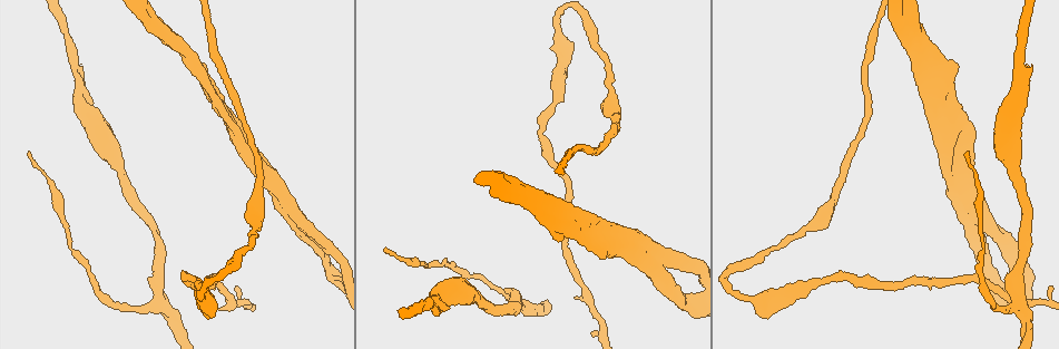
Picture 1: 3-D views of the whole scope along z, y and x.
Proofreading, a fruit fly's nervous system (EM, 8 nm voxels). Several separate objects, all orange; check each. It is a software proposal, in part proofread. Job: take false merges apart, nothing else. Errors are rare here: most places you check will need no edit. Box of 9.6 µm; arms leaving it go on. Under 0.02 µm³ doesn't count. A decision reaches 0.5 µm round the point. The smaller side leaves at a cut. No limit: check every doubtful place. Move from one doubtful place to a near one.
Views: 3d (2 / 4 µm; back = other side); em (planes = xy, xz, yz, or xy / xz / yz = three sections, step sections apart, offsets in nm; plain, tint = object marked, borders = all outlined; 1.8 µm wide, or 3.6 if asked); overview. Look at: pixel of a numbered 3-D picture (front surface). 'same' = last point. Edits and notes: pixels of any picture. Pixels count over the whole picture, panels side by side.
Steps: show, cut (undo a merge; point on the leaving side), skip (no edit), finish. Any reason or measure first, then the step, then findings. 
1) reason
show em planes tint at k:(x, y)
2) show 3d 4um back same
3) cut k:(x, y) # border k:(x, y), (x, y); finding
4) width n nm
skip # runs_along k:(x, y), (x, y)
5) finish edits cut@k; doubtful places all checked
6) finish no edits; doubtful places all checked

three arms meet
show 3d 4um at 1:(655, 269)

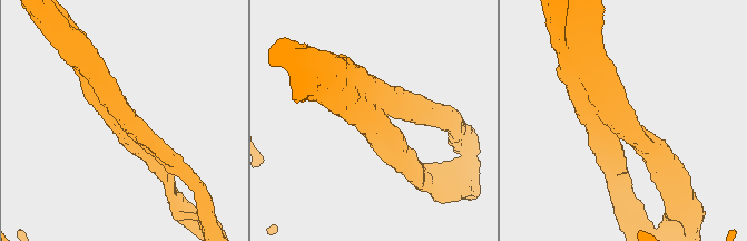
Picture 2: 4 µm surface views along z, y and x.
now the EM
show em yz step 16 plain at 2:(375, 122)

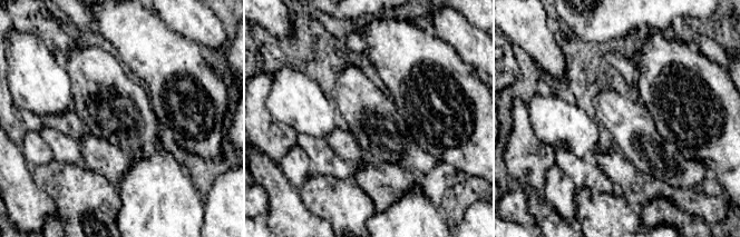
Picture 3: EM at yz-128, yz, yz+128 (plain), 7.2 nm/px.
where the object lies
show em yz step 16 tint same

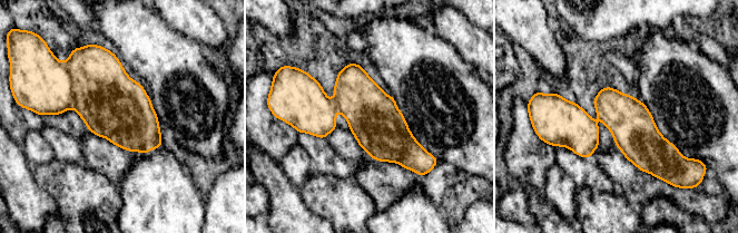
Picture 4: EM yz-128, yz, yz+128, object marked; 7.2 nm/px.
skip # continuous, no second neuron

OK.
touches itself
show em 3.6um planes tint at 1:(235, 131)

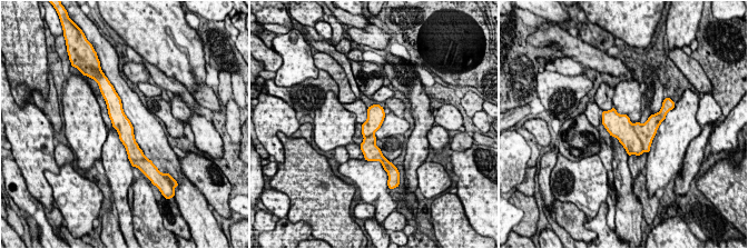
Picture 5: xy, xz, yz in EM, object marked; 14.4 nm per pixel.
width 240 nm
skip # runs_along 5:(112, 96), (131, 156); continuous, no second neuron

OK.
arms part here
show 3d 2um at 1:(919, 59)

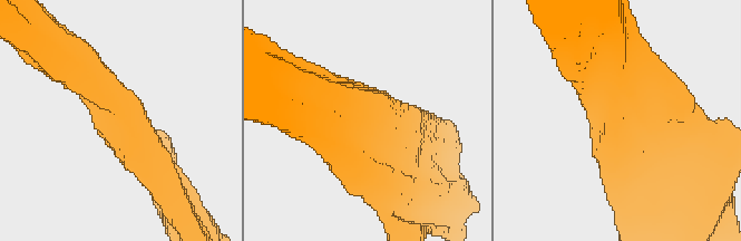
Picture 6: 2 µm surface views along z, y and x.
arms 3; arm_widths 190, 280, 340 nm
show em xz step 8 tint at 6:(618, 111)

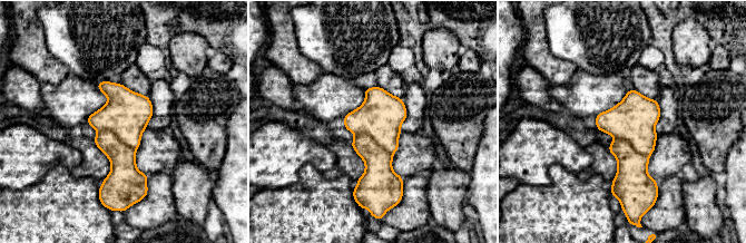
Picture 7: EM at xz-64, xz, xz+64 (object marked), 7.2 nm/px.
show em planes tint same

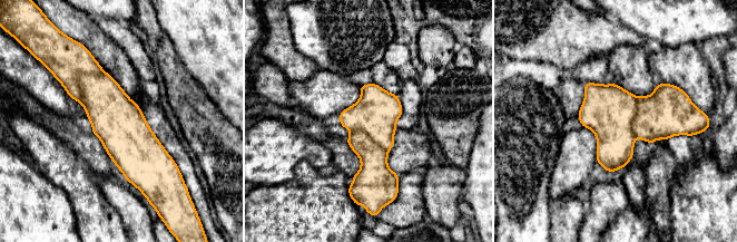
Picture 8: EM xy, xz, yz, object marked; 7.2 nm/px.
width 360 nm
skip # runs_along 8:(91, 61), (143, 184); one neuron here

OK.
abrupt turn
show 3d 2um back at 1:(611, 229)

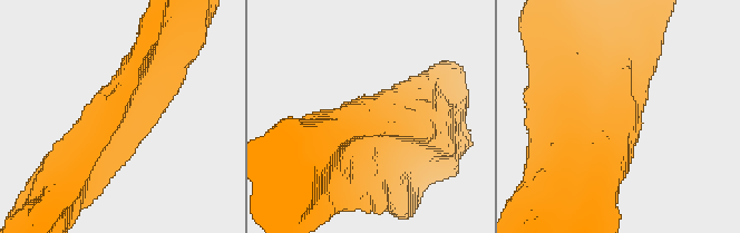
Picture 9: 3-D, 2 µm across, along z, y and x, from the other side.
show em planes plain at 9:(370, 122)

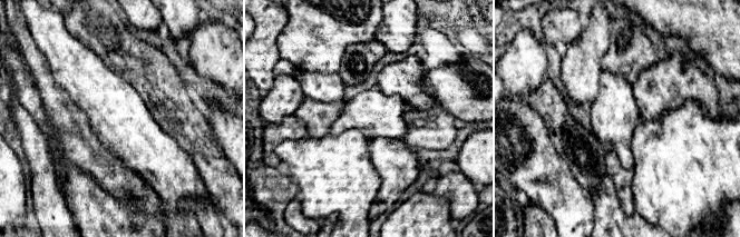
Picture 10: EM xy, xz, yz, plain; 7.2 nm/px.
show em planes tint same

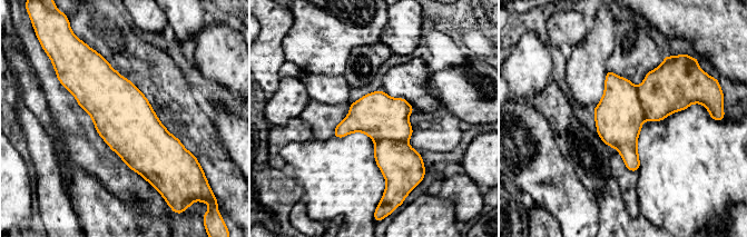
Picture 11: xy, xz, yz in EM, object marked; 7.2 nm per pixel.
skip # continuous, no second neuron

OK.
thick turns thin
show 3d 2um at 1:(752, 297)

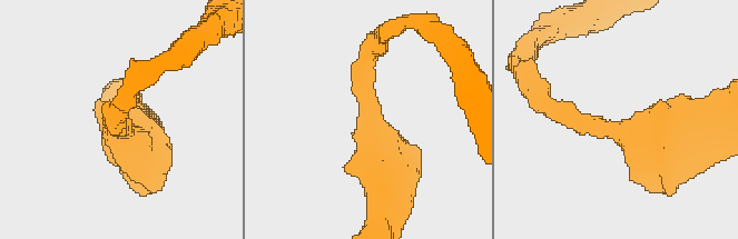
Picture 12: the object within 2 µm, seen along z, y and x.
shape alone is not enough
show em planes tint at 12:(367, 123)

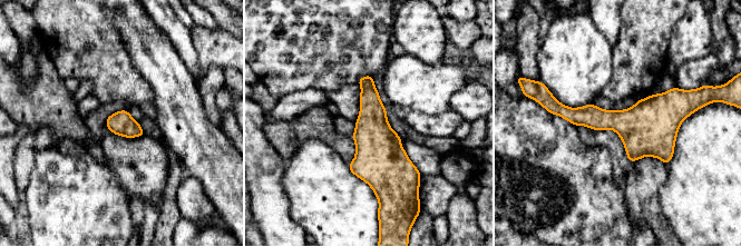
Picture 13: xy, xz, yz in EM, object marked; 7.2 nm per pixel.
width 170 nm
skip # all the same neuron

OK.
finish no edits; doubtful places all checked

